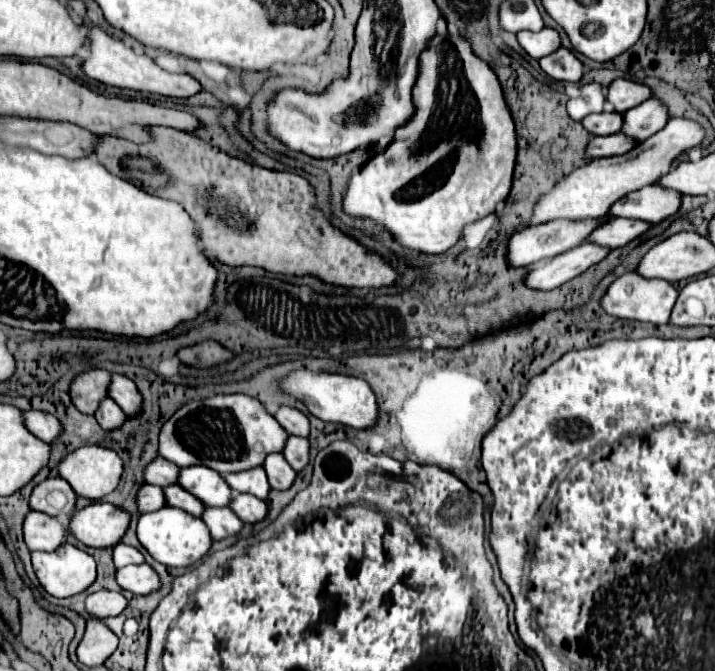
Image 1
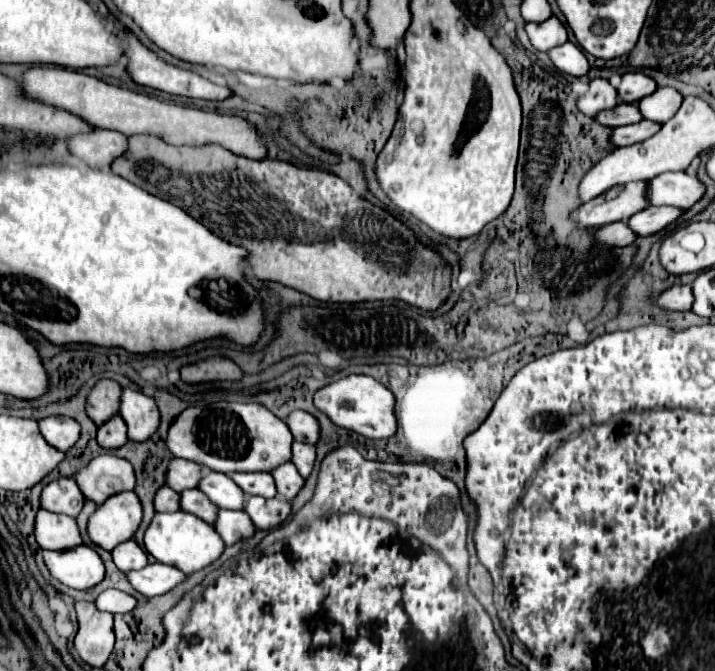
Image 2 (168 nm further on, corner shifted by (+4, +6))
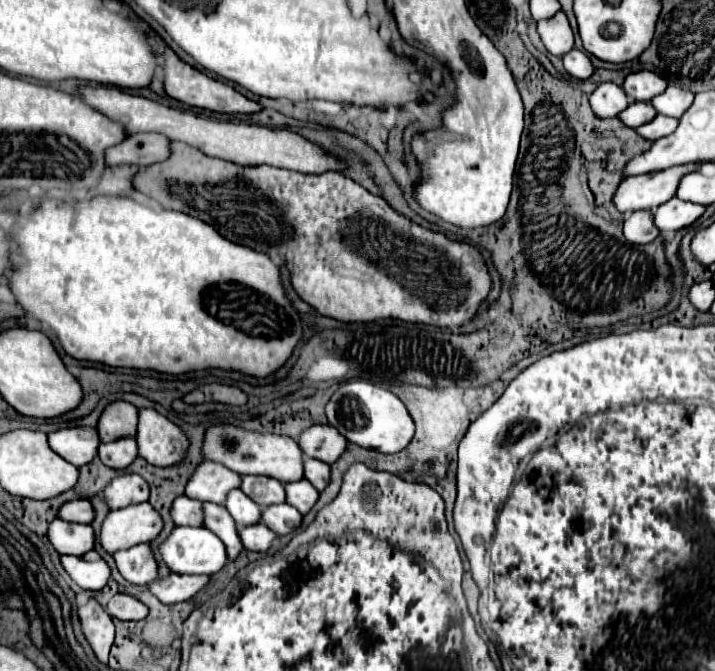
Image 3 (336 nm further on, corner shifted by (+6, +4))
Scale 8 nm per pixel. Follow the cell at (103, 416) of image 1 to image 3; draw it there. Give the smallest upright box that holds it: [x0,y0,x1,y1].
[100,438,138,470]

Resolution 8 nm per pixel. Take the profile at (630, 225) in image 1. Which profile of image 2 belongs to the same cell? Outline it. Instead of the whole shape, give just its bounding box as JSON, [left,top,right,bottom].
[626,208,682,236]

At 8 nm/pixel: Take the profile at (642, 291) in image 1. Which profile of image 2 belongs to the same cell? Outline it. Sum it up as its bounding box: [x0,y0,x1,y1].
[648,286,692,310]

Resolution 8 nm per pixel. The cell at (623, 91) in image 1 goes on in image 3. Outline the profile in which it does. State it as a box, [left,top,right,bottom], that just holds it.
[624,70,668,102]

